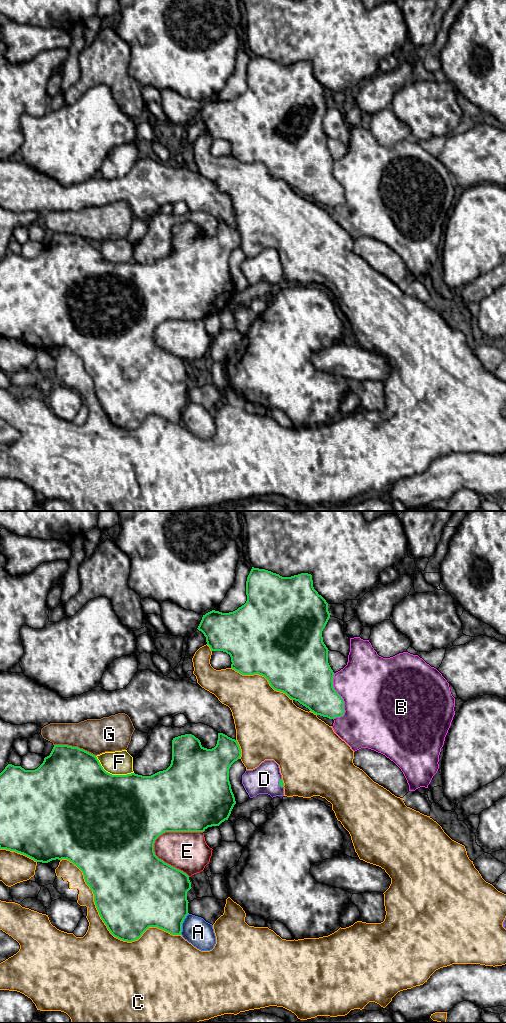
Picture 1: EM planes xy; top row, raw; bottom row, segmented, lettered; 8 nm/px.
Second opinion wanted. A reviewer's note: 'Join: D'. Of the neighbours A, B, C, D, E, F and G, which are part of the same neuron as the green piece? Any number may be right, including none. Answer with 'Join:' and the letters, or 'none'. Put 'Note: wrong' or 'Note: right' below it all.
Join: D
Note: right

